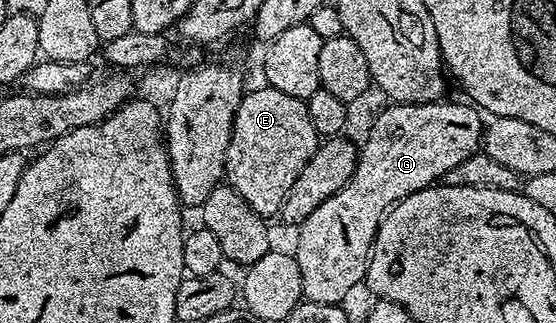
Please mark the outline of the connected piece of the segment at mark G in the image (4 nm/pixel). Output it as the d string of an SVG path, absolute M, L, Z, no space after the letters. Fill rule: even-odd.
M470 102L447 103L395 103L387 105L383 112L371 123L367 140L359 147L359 160L353 177L333 197L329 197L303 223L298 224L299 240L293 254L301 269L303 299L308 303L342 304L343 298L362 284L367 277L367 262L371 260L371 246L384 217L405 197L426 187L438 184L462 163L480 154L485 130L485 119Z

